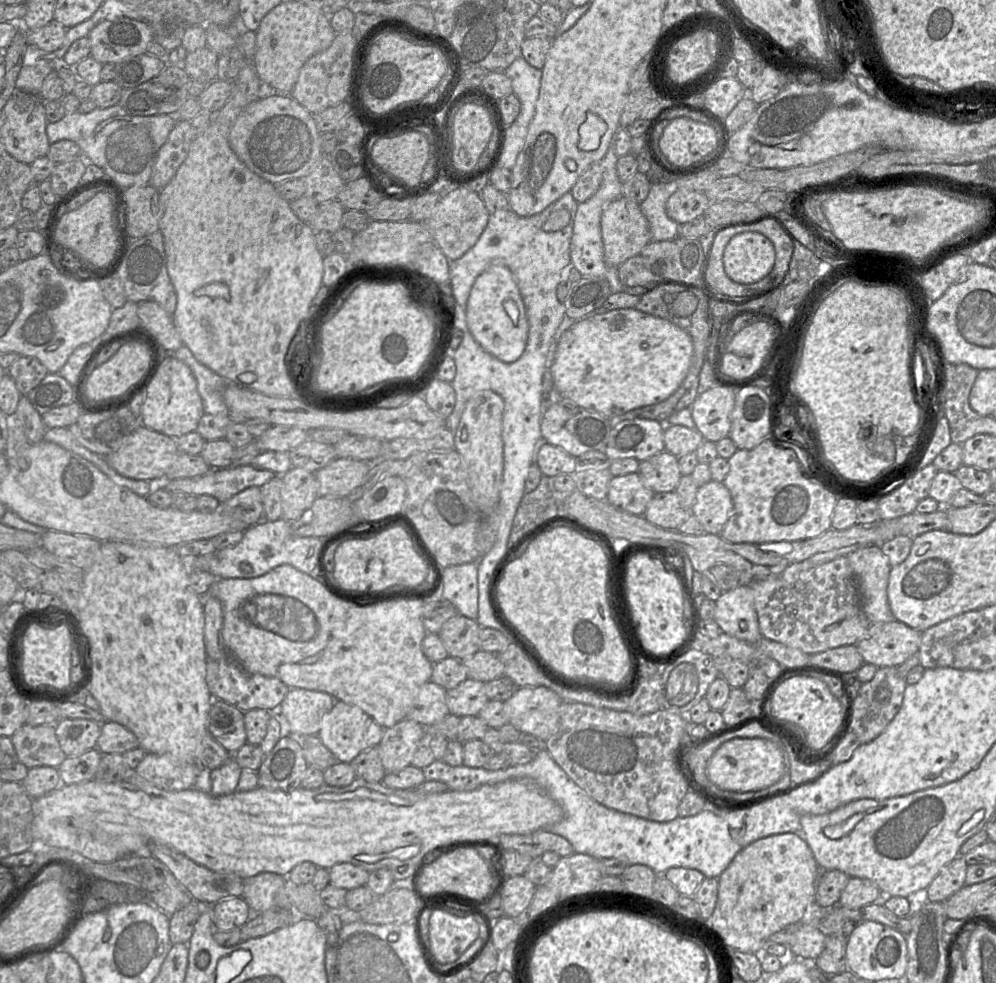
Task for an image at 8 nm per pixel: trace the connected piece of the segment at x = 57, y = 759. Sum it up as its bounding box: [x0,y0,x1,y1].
[11,724,67,769]

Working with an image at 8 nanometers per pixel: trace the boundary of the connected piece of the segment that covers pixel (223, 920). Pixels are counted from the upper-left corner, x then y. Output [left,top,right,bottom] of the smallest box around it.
[212,896,249,930]

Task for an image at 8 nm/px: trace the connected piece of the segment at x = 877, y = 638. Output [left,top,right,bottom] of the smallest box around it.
[857,622,922,667]

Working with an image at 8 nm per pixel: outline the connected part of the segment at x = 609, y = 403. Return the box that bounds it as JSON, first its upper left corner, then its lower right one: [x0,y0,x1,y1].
[550,308,692,420]

